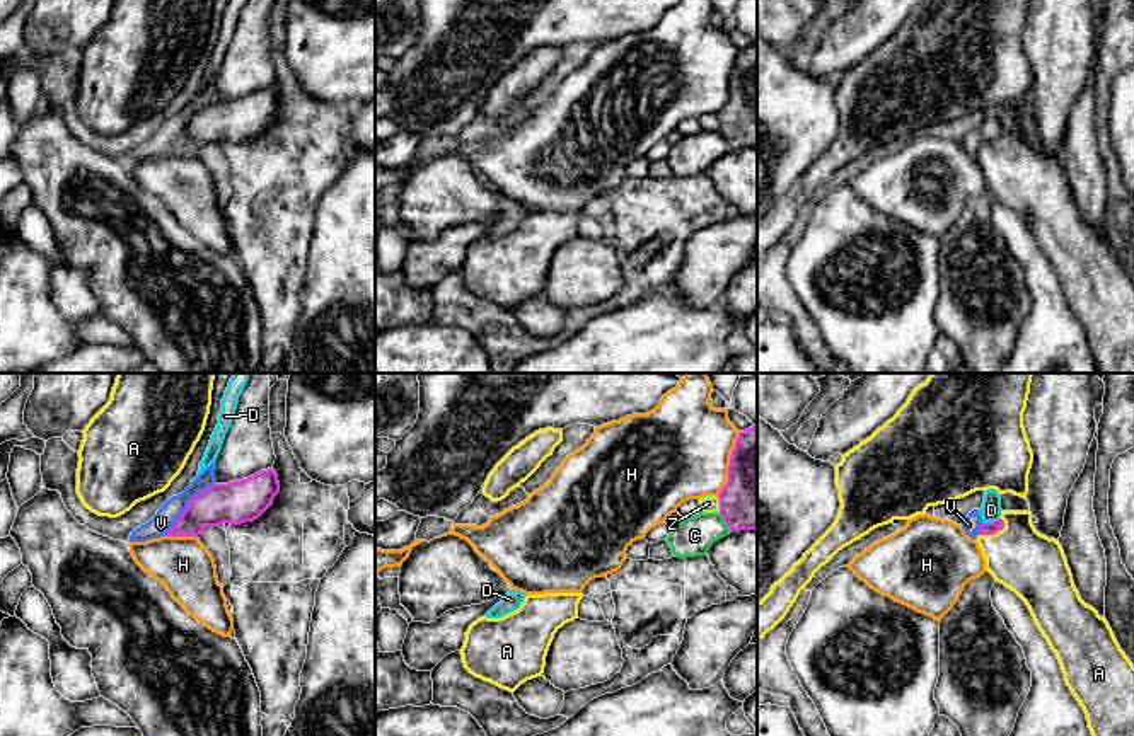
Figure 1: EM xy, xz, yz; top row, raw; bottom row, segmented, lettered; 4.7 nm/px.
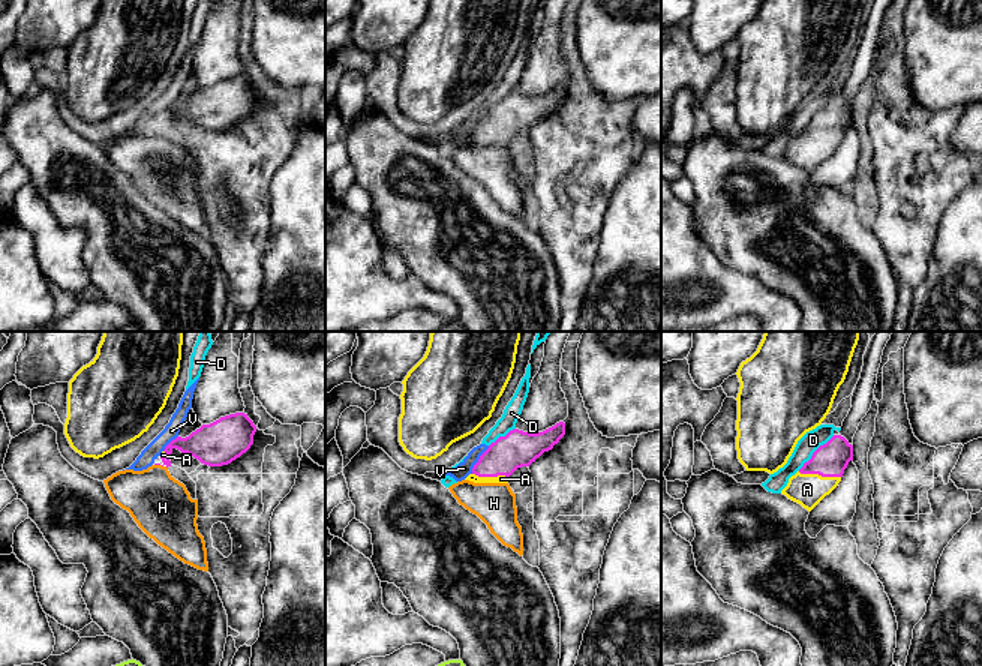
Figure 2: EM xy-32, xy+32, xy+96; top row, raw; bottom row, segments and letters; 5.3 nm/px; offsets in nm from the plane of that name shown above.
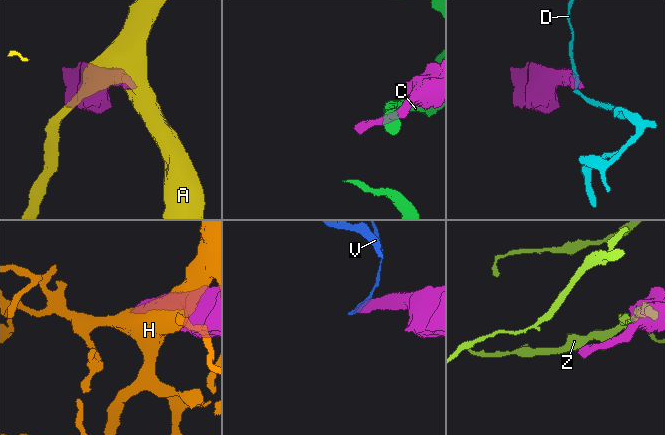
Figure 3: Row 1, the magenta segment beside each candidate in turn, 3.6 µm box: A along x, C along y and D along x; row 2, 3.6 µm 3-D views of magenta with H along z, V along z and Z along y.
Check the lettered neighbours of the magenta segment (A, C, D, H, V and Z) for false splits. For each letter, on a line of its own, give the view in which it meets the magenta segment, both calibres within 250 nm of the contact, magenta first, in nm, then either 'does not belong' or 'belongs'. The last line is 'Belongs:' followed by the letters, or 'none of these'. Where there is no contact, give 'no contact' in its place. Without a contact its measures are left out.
A: yz | 60/300 nm | belongs
C: xz | 300/180 nm | does not belong
D: yz | 60/100 nm | does not belong
H: xz | 300/460 nm | does not belong
V: xy | 200/100 nm | does not belong
Z: xz | 300/80 nm | does not belong
Belongs: A

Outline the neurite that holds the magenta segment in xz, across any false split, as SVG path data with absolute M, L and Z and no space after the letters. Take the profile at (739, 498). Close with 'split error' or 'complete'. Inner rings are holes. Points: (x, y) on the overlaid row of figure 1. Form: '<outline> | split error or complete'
M757 426L738 433L728 465L728 482L718 494L720 515L732 532L757 530Z | complete

